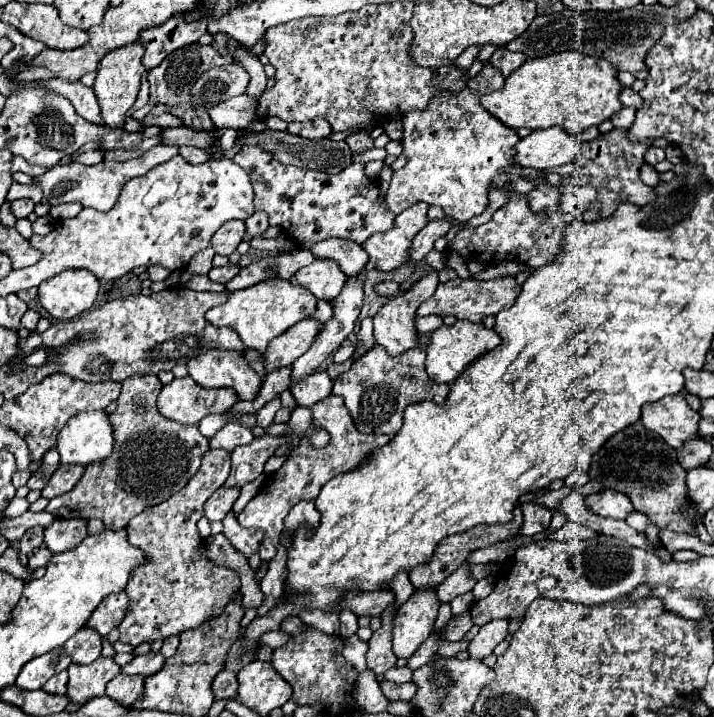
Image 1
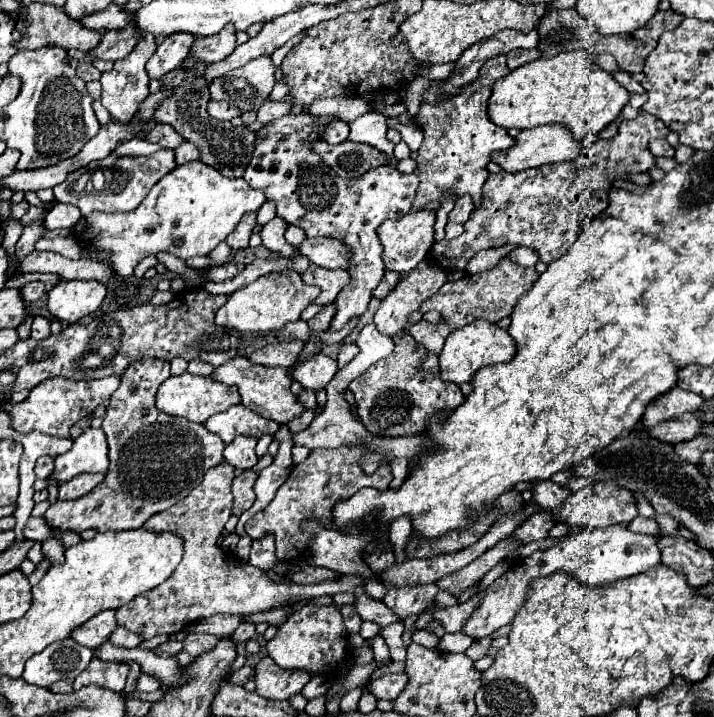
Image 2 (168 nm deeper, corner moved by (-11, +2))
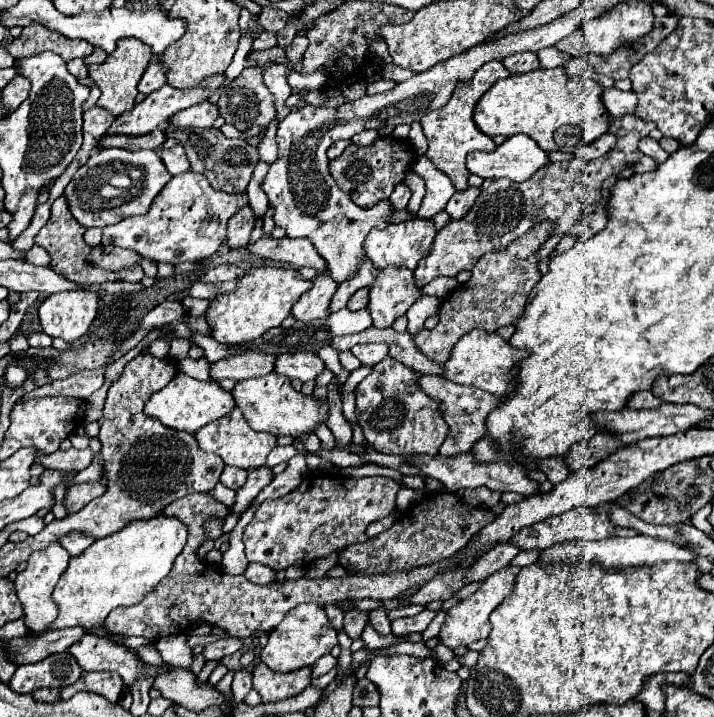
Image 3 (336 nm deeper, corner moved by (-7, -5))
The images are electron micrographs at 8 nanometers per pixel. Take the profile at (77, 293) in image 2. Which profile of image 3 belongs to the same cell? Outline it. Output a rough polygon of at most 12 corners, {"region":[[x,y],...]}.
{"region":[[86,290],[50,294],[38,308],[52,338],[76,342],[98,312]]}

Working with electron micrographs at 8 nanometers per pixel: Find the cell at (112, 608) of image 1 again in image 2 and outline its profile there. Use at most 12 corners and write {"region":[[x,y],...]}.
{"region":[[116,611],[88,619],[72,633],[84,647],[96,649],[116,629]]}

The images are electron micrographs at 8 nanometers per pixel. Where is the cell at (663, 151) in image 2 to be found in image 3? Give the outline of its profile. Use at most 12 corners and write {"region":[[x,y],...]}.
{"region":[[652,138],[640,140],[642,154],[658,164],[666,162],[666,152]]}

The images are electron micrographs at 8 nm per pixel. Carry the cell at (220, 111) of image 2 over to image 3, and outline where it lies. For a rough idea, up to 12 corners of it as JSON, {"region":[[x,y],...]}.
{"region":[[202,102],[172,118],[180,128],[212,128],[218,106]]}

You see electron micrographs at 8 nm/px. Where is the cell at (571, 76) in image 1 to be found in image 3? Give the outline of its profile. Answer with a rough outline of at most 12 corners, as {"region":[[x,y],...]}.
{"region":[[564,68],[498,80],[476,104],[486,136],[576,152],[608,132],[602,88]]}

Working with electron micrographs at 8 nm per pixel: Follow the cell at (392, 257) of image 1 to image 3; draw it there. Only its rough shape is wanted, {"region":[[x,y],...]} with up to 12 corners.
{"region":[[414,218],[372,228],[366,256],[378,270],[414,270],[436,228]]}

